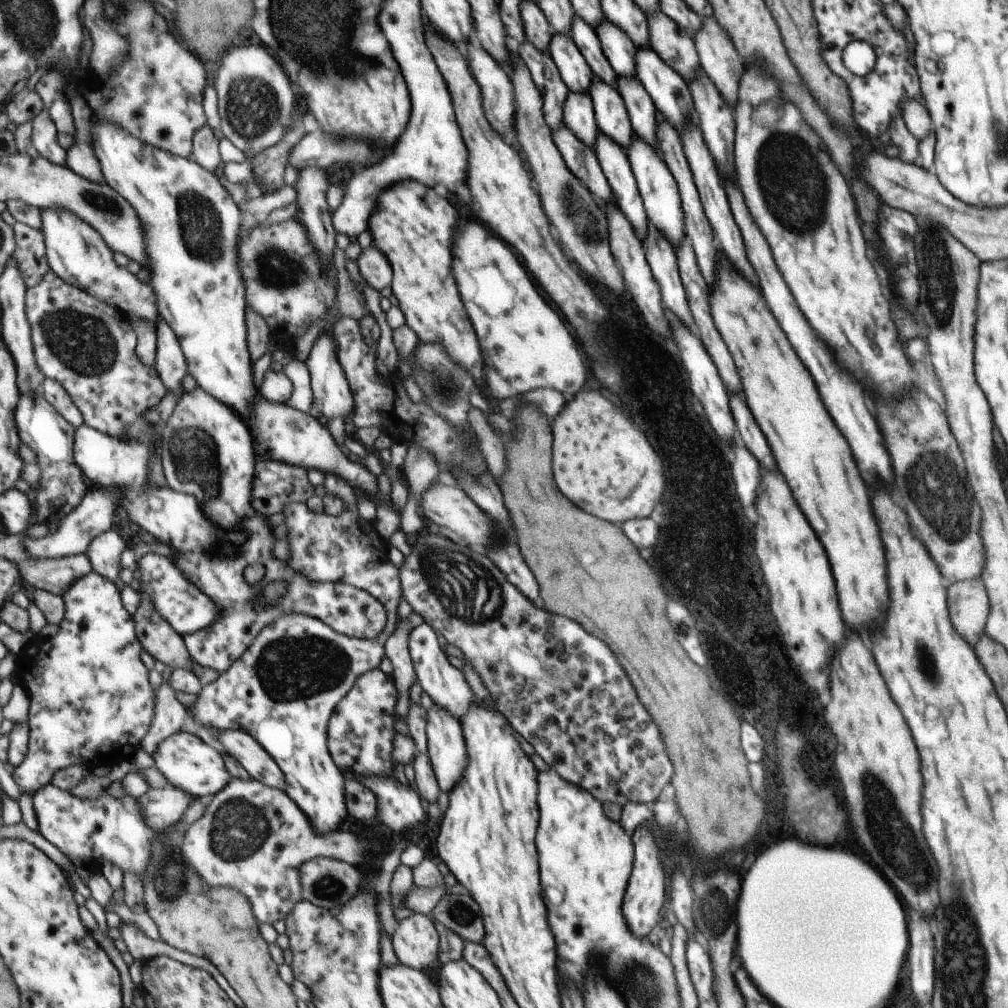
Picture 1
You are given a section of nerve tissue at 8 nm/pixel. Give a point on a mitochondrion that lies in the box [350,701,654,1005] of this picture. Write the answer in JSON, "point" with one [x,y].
{"point":[461,913]}

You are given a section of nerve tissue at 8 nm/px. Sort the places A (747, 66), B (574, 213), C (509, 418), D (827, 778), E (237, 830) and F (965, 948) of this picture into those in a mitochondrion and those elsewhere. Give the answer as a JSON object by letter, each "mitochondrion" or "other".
{"A":"other","B":"mitochondrion","C":"other","D":"other","E":"mitochondrion","F":"mitochondrion"}

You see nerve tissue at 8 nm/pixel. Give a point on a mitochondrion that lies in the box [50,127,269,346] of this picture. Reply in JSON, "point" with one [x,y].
{"point":[204,235]}

